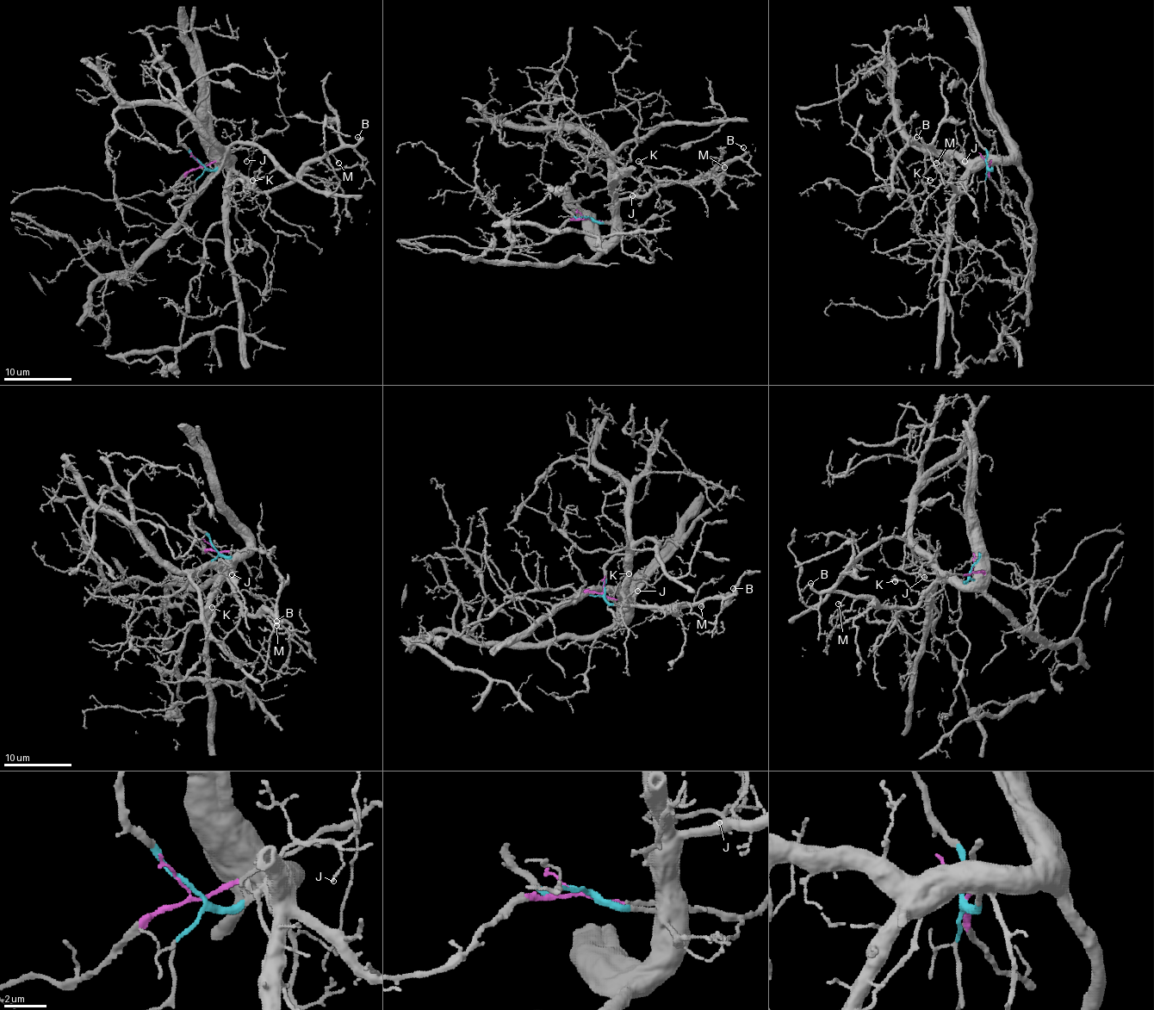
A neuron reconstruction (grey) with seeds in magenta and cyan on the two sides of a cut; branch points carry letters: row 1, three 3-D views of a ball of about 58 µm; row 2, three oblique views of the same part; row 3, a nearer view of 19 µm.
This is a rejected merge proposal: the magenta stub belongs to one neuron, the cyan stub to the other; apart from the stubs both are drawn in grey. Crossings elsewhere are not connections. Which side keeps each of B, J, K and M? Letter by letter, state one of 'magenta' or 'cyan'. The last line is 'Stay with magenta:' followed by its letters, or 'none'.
B: cyan
J: cyan
K: cyan
M: cyan
Stay with magenta: none

